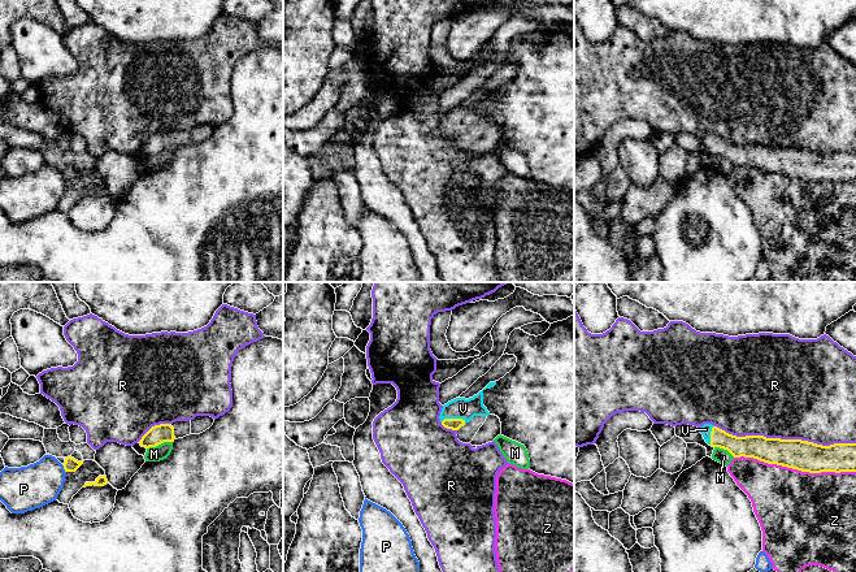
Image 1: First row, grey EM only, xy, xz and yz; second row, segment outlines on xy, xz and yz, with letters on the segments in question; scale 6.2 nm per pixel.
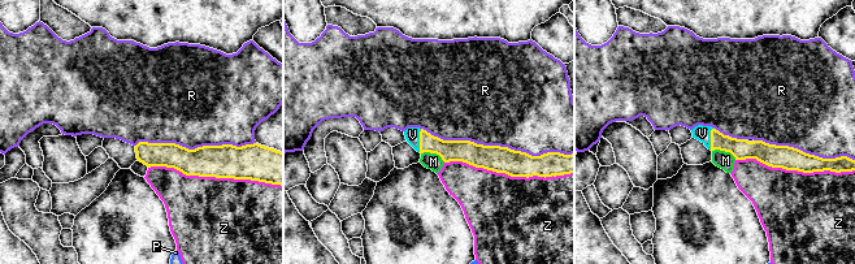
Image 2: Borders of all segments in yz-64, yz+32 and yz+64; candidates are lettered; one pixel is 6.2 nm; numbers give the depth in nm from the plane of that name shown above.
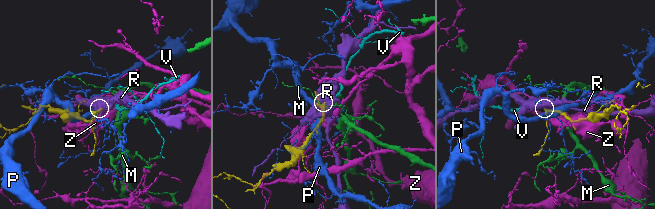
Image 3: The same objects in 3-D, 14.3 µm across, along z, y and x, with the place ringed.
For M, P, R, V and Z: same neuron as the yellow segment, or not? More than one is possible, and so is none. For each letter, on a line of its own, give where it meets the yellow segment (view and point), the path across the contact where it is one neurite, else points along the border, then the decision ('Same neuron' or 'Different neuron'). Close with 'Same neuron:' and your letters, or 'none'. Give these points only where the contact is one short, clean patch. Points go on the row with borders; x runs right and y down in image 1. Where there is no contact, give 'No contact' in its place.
M: Touches yellow at xy (159, 443). Boundary: xy (172, 441), (164, 441), (147, 449). Different neuron
P: Touches yellow at xy (64, 468). Different neuron
R: Touches yellow at yz (785, 440). Different neuron
V: Touches yellow at xz (452, 419). Path across: xz (455, 424), (452, 419), (463, 408). Same neuron
Z: Touches yellow at yz (795, 468). Different neuron
Same neuron: V

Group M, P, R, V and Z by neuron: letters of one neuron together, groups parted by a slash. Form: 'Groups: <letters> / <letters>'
Groups: M / P / R / V / Z

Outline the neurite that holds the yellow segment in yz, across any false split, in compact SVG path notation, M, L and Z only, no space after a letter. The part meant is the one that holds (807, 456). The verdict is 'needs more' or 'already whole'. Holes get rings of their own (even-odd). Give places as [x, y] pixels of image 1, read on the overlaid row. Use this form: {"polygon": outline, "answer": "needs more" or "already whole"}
{"polygon": "M712 424L699 429L709 446L727 450L734 458L753 458L809 473L856 472L856 443L822 446L801 439L736 437Z", "answer": "needs more"}

